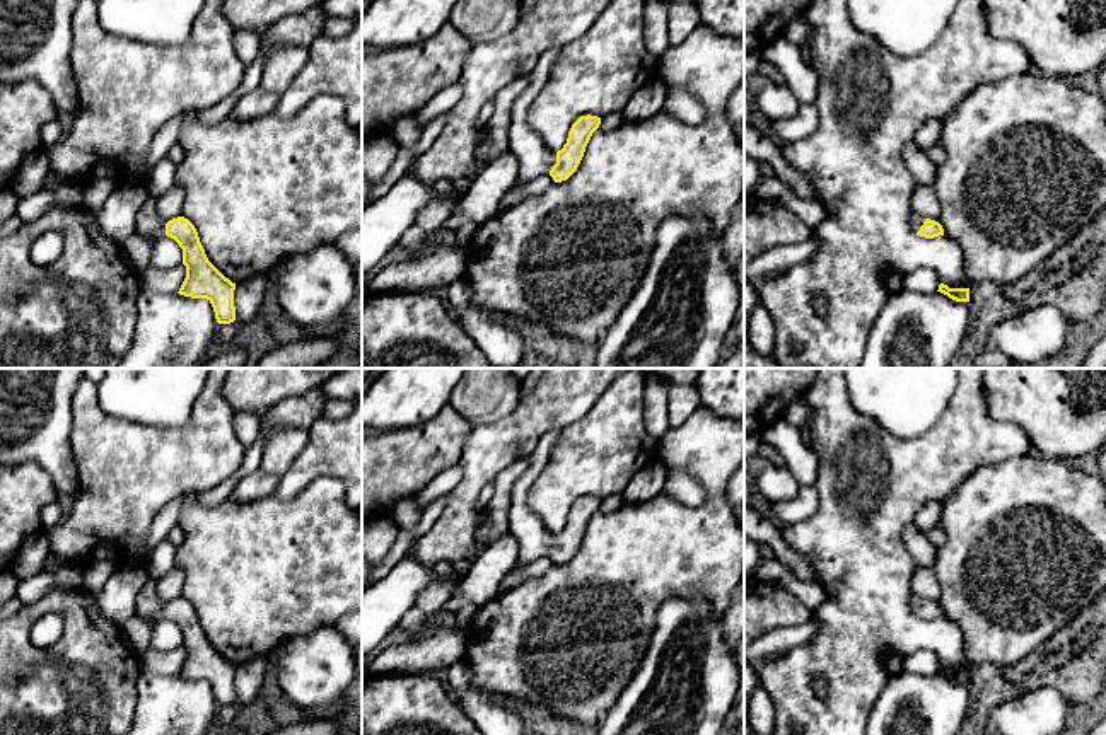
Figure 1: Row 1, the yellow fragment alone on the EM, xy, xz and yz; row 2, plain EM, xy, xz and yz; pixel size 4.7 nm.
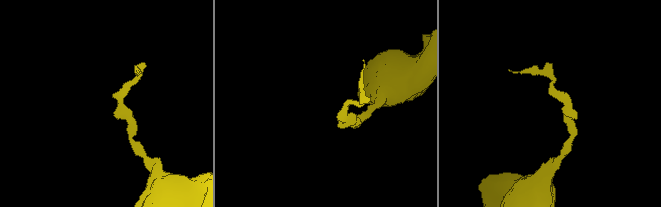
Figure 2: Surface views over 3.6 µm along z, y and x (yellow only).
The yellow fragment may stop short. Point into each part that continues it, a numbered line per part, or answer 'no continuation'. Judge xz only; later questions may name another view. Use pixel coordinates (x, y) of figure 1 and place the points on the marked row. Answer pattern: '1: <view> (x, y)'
1: xz (535, 159)

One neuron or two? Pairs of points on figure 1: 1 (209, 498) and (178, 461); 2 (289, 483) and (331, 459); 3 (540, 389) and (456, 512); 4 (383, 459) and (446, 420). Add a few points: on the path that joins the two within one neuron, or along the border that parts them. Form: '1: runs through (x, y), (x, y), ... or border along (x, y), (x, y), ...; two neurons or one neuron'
1: border along (238, 469), (197, 495); two neurons
2: runs through (299, 474), (311, 462), (321, 459); one neuron
3: runs through (528, 420), (477, 471), (471, 481); one neuron
4: runs through (398, 459), (407, 459), (430, 435); one neuron

